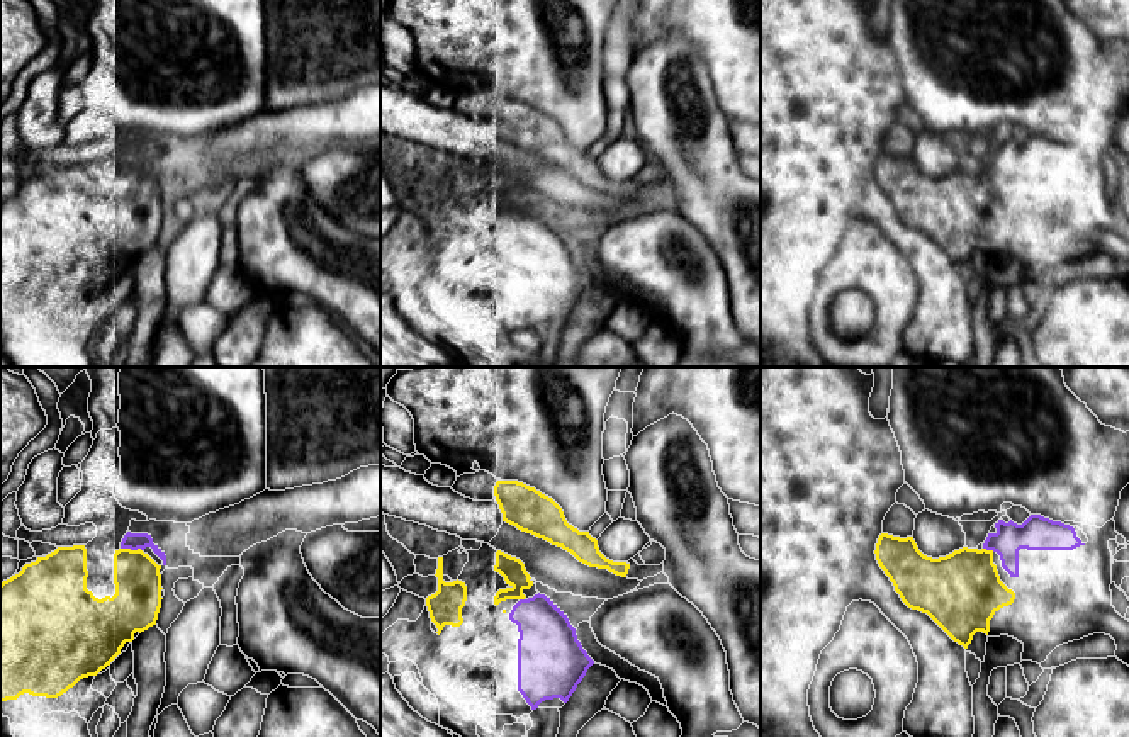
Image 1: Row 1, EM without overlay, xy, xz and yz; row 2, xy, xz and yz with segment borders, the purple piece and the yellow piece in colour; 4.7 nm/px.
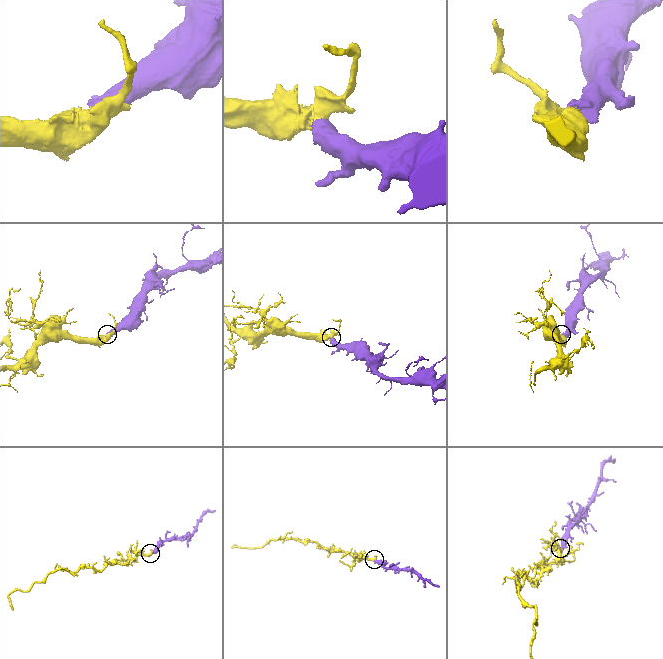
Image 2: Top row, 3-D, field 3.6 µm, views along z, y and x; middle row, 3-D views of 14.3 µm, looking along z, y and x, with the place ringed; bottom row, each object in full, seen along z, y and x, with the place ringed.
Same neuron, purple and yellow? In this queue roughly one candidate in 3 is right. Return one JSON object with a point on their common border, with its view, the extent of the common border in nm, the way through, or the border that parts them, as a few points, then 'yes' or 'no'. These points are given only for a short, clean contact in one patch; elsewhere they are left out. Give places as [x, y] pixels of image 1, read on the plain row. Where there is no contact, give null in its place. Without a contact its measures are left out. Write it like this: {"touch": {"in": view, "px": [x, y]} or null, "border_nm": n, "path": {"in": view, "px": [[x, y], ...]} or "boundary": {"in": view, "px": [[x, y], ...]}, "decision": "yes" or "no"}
{"touch": {"in": "xy", "px": [131, 168]}, "border_nm": 110, "decision": "yes"}

